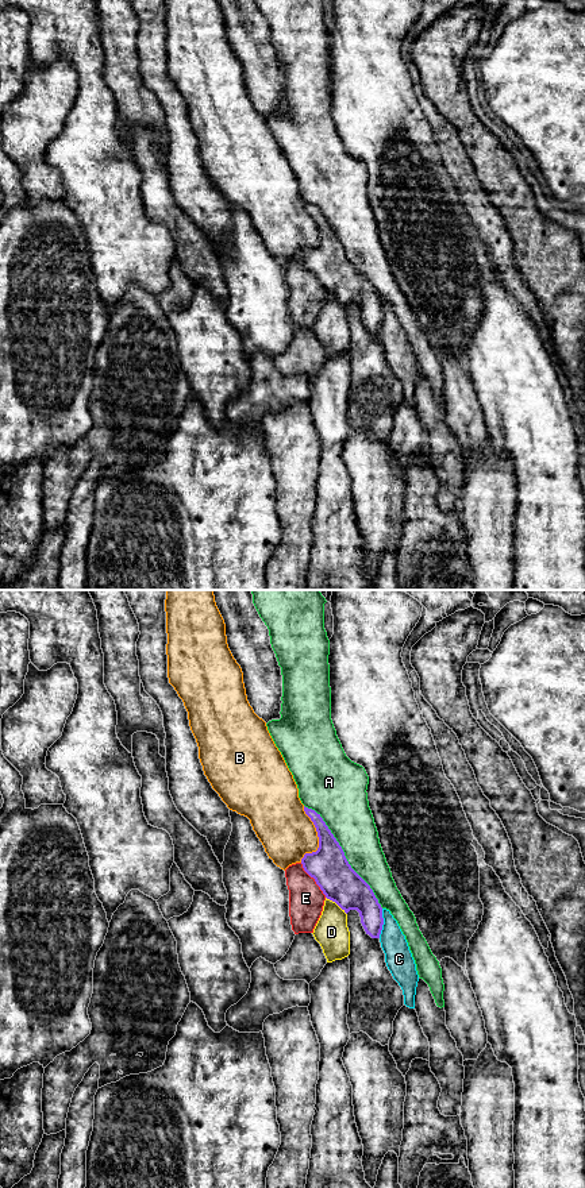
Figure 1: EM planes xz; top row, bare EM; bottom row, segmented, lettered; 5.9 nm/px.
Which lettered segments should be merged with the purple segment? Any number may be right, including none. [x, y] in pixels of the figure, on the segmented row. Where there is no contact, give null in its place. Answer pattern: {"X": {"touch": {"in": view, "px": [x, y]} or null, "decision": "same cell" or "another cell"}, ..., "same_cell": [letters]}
{"A": {"touch": {"in": "xz", "px": [343, 855]}, "decision": "another cell"}, "B": {"touch": {"in": "xz", "px": [318, 836]}, "decision": "another cell"}, "C": {"touch": {"in": "xz", "px": [383, 924]}, "decision": "another cell"}, "D": {"touch": {"in": "xz", "px": [337, 903]}, "decision": "another cell"}, "E": {"touch": {"in": "xz", "px": [315, 880]}, "decision": "another cell"}, "same_cell": []}

